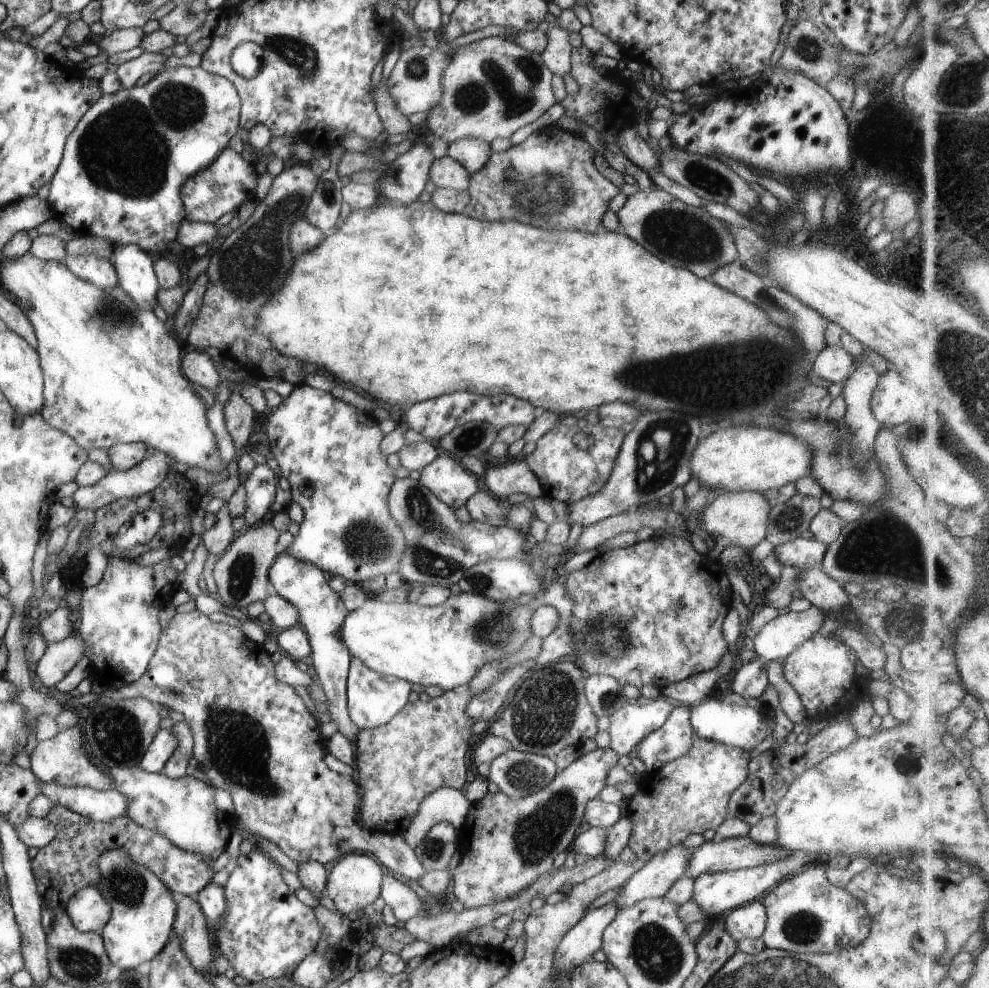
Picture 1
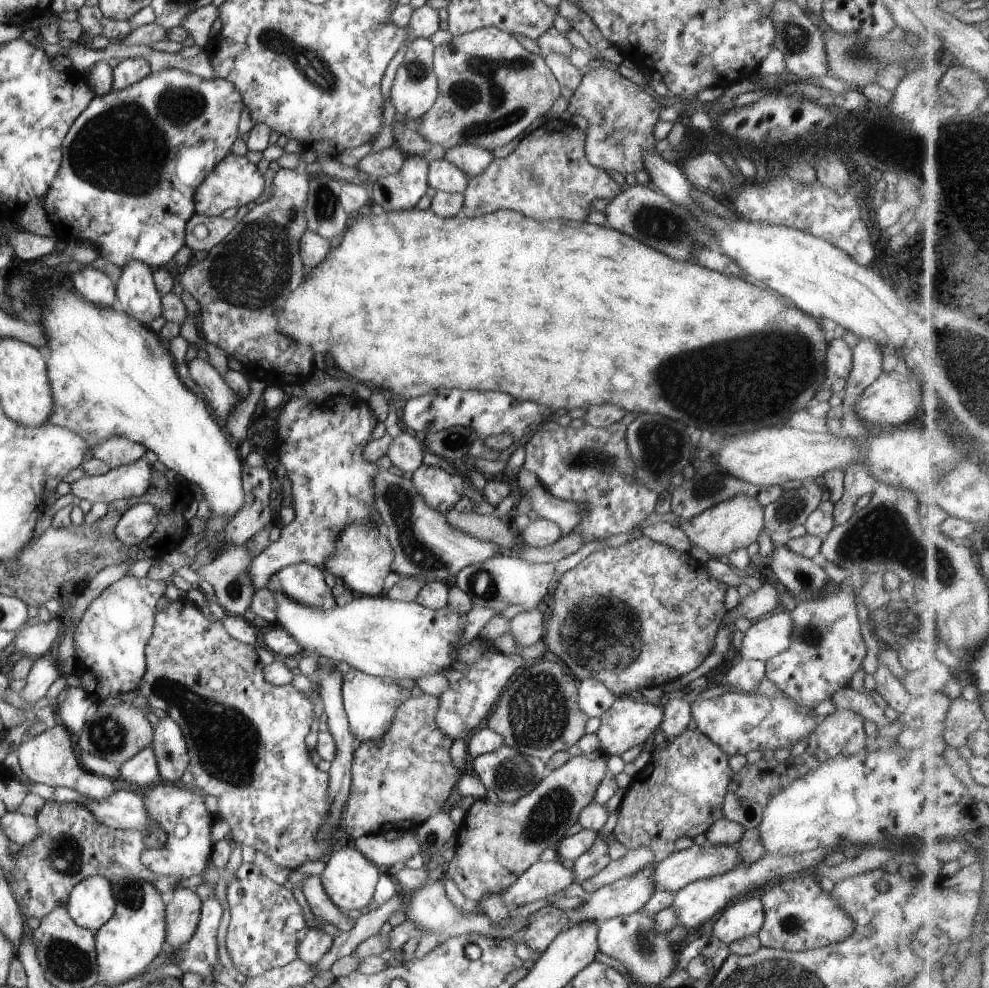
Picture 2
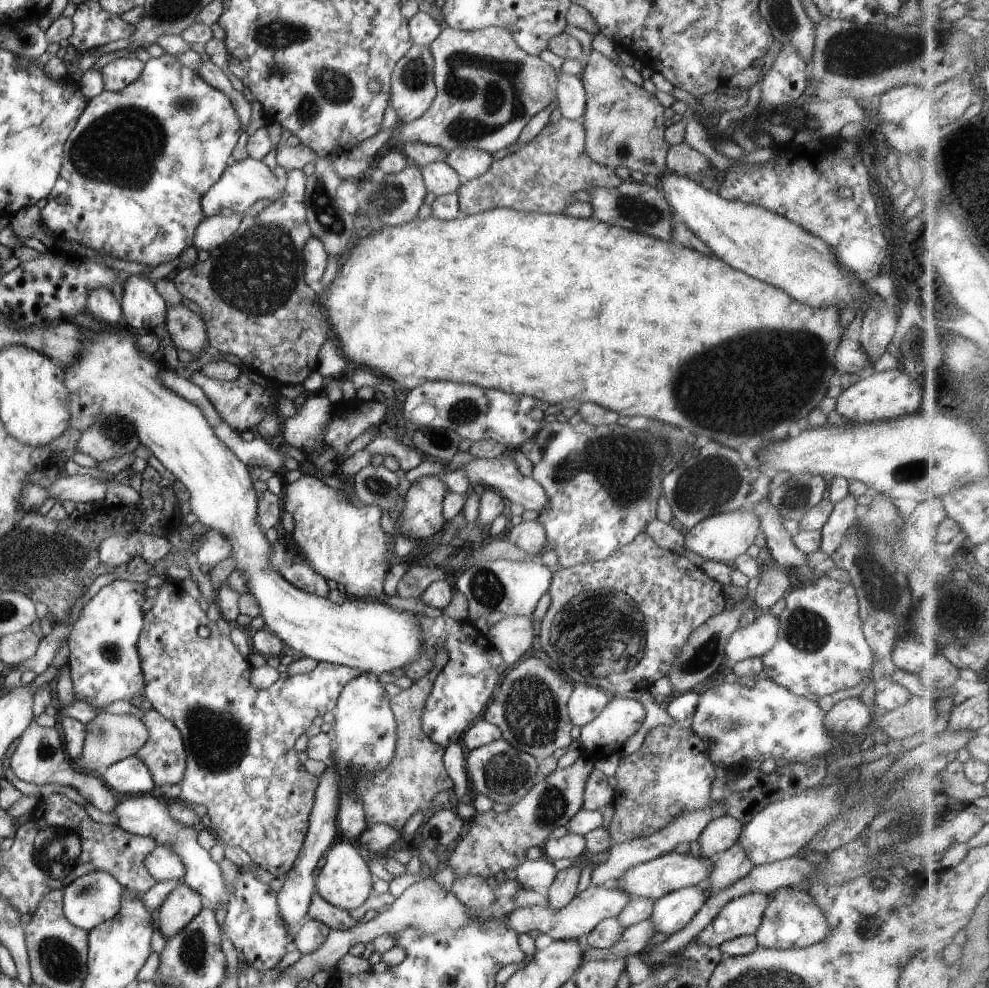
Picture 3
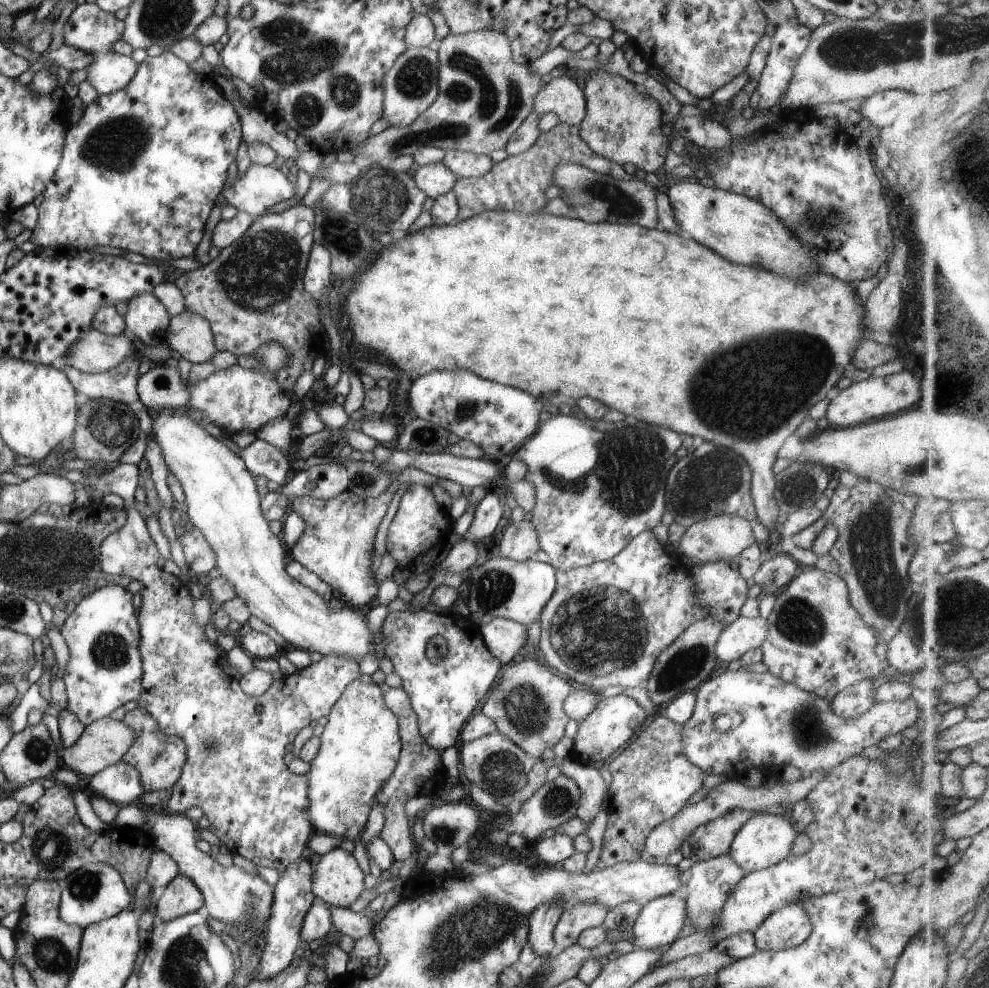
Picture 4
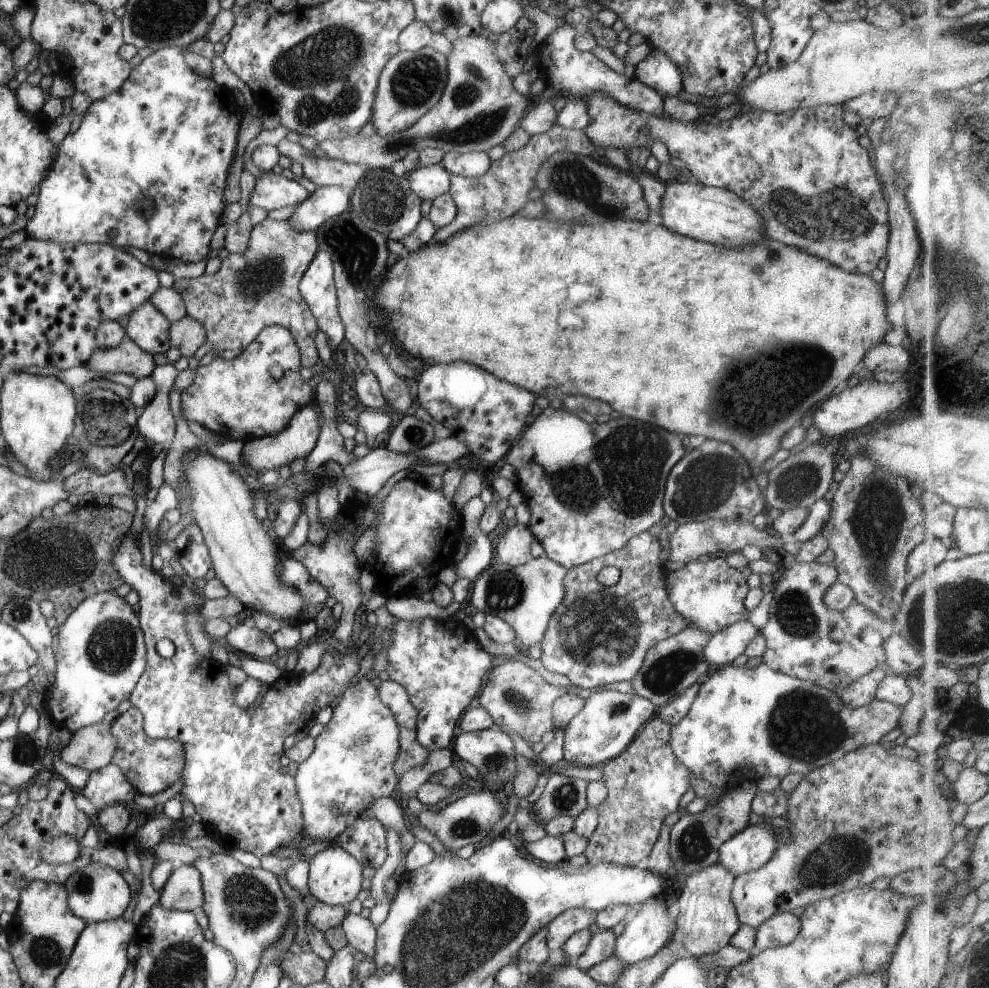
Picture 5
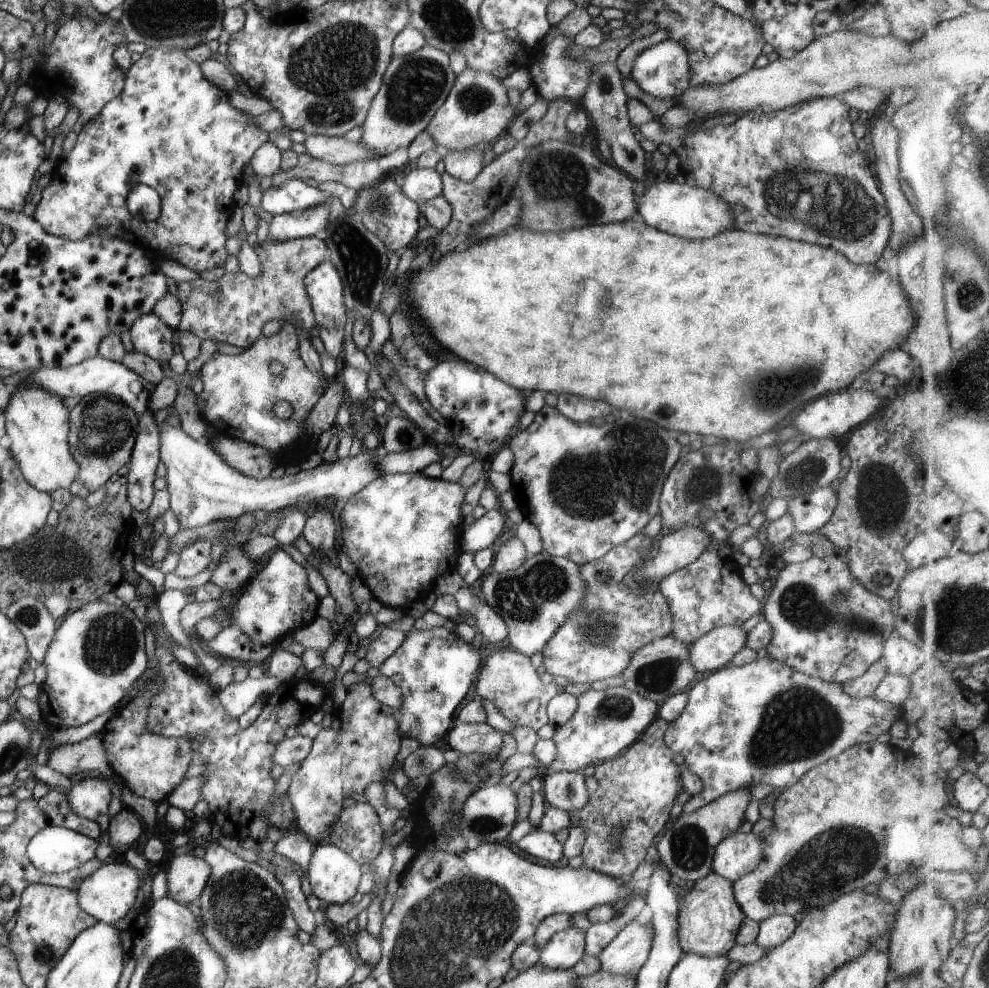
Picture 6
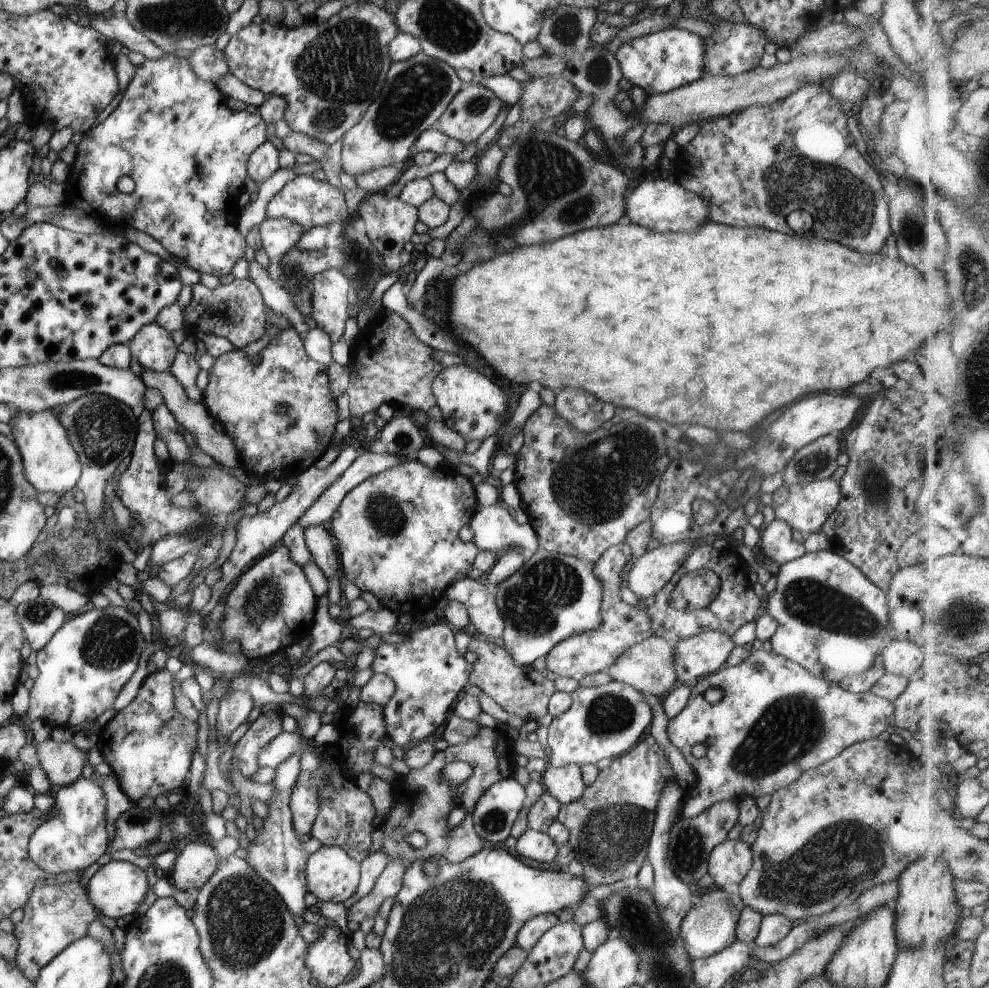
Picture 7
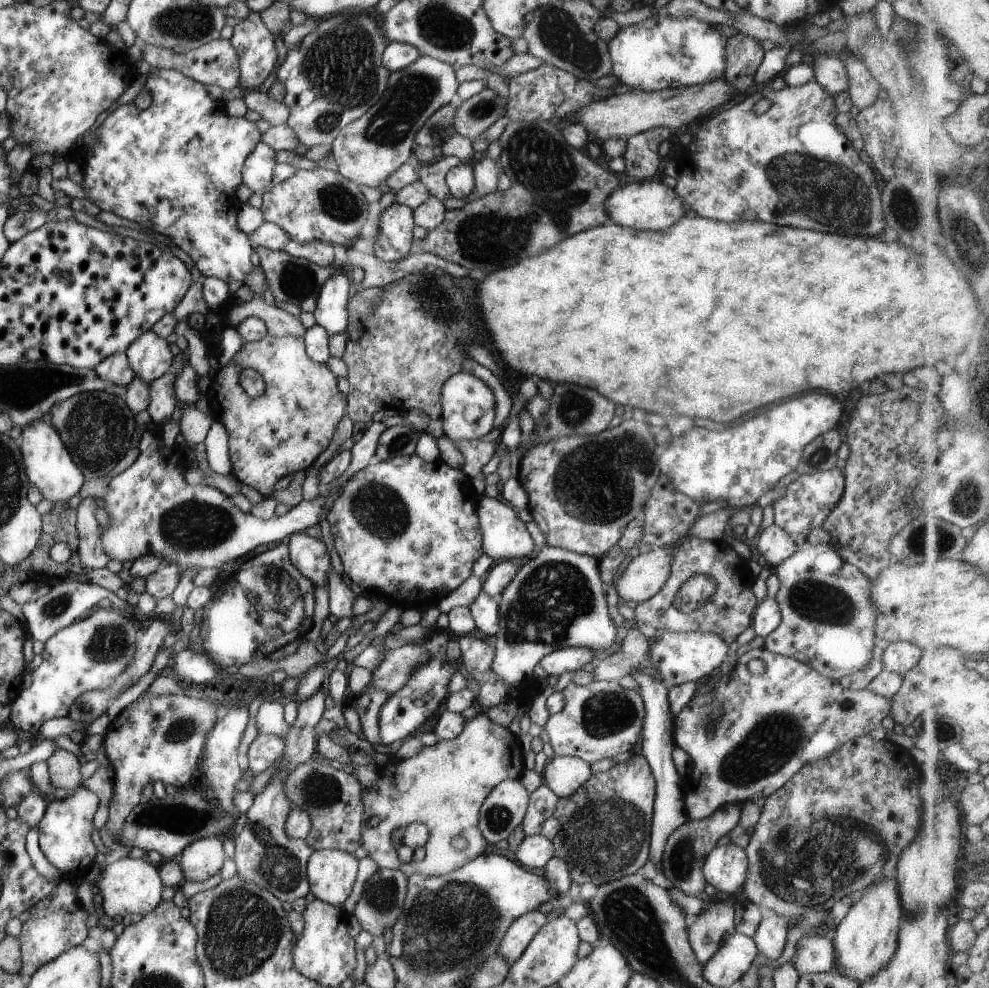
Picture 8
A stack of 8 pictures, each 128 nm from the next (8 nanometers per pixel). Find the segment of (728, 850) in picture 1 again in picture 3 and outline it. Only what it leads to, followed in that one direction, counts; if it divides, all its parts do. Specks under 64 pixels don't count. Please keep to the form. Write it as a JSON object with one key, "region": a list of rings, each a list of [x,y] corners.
{"region":[[[666,853],[644,864],[629,868],[619,879],[610,883],[610,885],[620,887],[632,897],[648,897],[657,900],[672,891],[703,884],[711,873],[713,862],[714,858],[703,859],[700,856],[694,857],[690,853]]]}

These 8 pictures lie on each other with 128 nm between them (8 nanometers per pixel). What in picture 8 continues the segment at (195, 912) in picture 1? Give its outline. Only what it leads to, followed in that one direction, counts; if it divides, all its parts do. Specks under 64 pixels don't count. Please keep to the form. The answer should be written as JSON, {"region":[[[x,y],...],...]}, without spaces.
{"region":[[[217,836],[192,841],[178,856],[185,881],[203,881],[220,872],[228,858]]]}

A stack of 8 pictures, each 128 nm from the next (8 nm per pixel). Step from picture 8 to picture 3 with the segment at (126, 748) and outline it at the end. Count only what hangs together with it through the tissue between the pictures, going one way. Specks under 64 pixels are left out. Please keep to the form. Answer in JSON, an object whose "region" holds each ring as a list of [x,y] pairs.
{"region":[[[154,708],[141,719],[148,727],[149,737],[136,755],[145,762],[158,786],[180,782],[185,775],[187,756],[178,727]]]}

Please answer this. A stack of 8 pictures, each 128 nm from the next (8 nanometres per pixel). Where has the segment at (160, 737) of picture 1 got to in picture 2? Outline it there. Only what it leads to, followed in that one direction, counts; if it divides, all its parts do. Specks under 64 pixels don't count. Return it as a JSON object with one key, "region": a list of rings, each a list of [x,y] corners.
{"region":[[[150,745],[121,764],[117,784],[144,788],[156,782],[159,777],[158,761]]]}

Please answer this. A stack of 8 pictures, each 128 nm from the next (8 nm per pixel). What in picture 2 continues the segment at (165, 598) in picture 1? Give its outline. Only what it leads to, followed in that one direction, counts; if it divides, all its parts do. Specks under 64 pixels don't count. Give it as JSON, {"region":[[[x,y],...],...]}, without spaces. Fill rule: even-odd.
{"region":[[[138,503],[120,517],[114,532],[116,538],[126,545],[140,544],[154,532],[157,522],[156,507],[150,503]],[[124,575],[105,588],[86,608],[77,622],[74,632],[74,648],[77,654],[75,674],[82,681],[82,688],[95,705],[109,696],[134,690],[147,669],[145,648],[155,627],[156,602],[168,586],[167,581],[155,581],[148,577]]]}

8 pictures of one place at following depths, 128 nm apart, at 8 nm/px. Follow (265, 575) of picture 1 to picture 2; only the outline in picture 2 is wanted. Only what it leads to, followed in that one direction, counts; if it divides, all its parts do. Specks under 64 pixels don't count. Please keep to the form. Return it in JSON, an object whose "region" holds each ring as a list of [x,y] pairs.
{"region":[[[245,544],[229,545],[220,556],[216,556],[212,562],[197,570],[200,581],[208,581],[213,586],[214,599],[225,609],[228,615],[243,616],[253,601],[255,586],[251,581],[249,569],[256,557],[252,557]]]}

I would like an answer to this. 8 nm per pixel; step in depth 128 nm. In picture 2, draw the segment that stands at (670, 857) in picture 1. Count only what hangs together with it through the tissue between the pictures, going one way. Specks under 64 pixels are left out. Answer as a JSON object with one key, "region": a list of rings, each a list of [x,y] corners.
{"region":[[[658,857],[638,872],[584,895],[587,902],[580,906],[584,920],[601,924],[615,916],[629,915],[642,909],[656,892],[653,883],[655,862],[658,862]]]}

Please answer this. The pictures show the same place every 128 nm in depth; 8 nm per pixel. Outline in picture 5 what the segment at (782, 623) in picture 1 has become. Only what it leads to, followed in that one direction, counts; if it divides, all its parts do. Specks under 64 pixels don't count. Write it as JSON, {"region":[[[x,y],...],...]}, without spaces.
{"region":[[[749,619],[735,622],[715,632],[704,647],[703,653],[712,666],[730,665],[743,654],[748,643],[759,633],[759,629]]]}

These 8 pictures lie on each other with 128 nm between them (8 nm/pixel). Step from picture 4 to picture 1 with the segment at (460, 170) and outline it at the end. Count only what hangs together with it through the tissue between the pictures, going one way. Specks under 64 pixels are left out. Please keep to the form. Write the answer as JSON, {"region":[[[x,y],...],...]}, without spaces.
{"region":[[[462,137],[449,144],[447,154],[473,175],[488,162],[492,154],[490,145],[481,138]]]}

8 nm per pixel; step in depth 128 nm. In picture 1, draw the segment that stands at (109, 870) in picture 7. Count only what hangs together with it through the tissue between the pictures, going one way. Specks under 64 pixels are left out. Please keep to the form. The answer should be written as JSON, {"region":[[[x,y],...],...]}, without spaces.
{"region":[[[90,885],[78,890],[66,903],[64,910],[80,932],[92,931],[101,935],[112,907],[99,889]]]}

